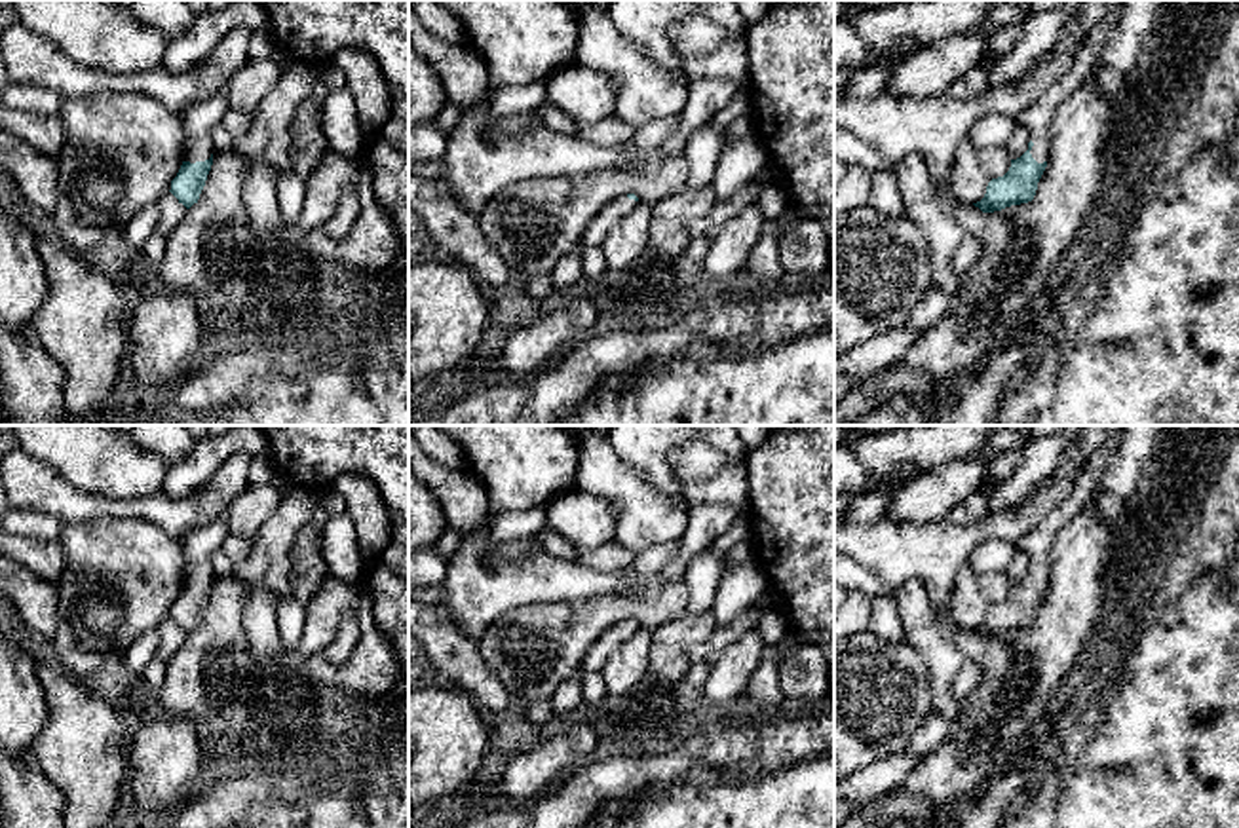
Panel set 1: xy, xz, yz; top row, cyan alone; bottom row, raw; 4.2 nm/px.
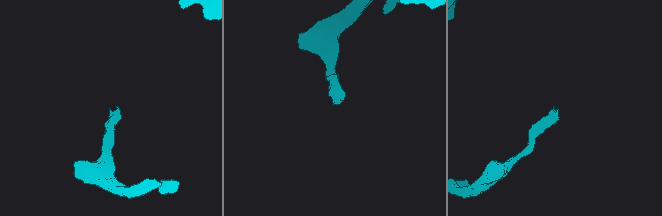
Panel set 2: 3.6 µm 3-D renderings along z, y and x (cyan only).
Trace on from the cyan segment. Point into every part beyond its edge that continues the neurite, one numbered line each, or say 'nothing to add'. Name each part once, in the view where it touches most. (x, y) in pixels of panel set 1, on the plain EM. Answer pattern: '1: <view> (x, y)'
1: yz (1038, 542)

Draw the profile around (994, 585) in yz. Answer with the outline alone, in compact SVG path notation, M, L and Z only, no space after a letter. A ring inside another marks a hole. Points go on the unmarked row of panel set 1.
M984 572L979 577L979 587L992 604L1003 602L1011 593L1011 581L1003 572Z

